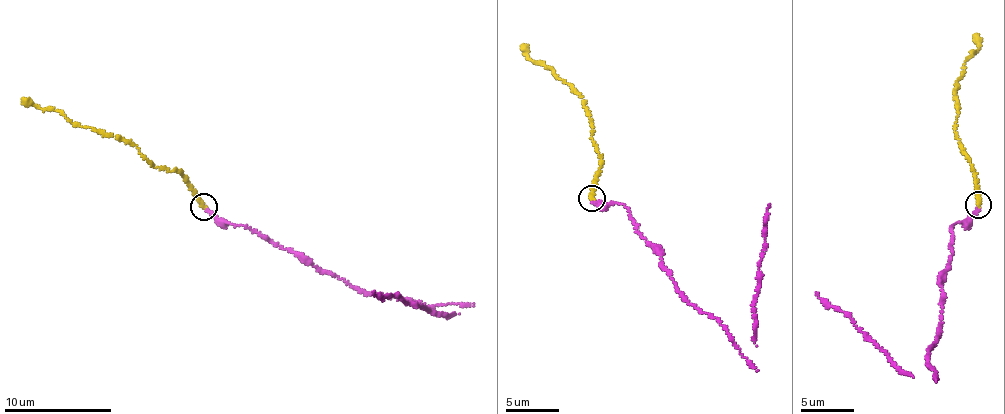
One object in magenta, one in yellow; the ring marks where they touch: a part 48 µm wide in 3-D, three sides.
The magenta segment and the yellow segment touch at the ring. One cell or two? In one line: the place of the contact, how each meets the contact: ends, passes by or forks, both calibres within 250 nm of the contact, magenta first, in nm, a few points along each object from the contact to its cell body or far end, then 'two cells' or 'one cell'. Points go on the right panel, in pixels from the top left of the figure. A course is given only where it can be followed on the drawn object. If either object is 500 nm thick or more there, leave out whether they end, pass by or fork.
at (978, 205); magenta ends there; yellow ends there; 180 nm thick on the magenta side, 260 nm on the other; magenta runs (979, 204), (950, 226), (939, 333), (927, 350), (933, 378), (899, 373), (816, 292); yellow runs (979, 204), (975, 174), (957, 136), (954, 95), (969, 56), (979, 49), (976, 33); one cell

